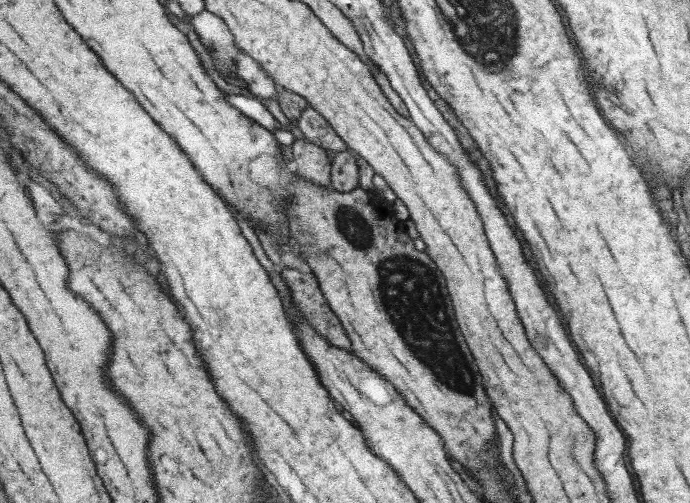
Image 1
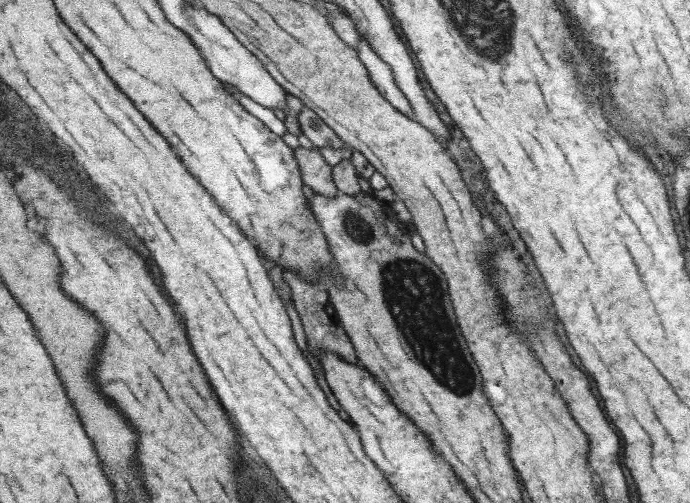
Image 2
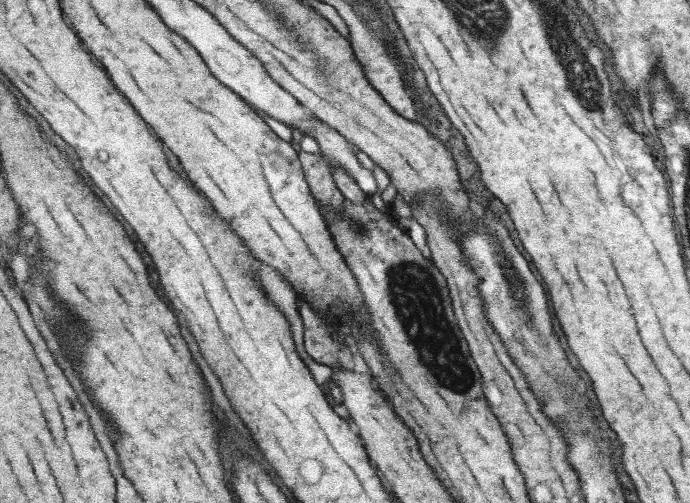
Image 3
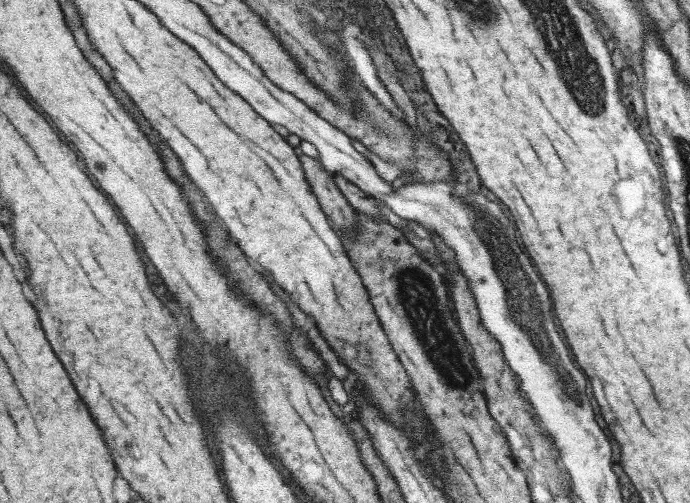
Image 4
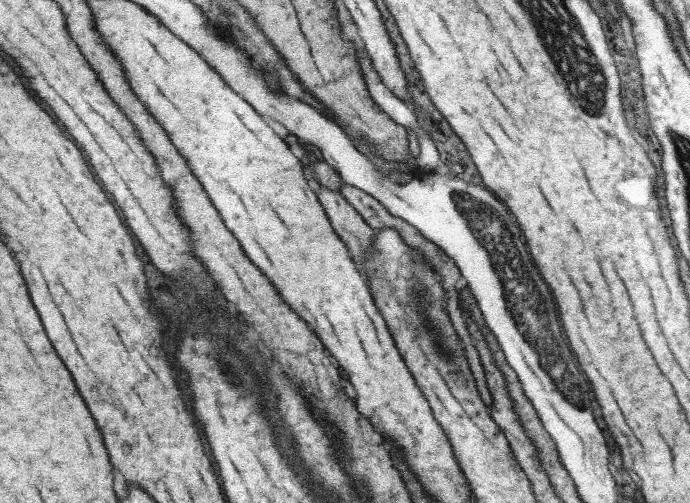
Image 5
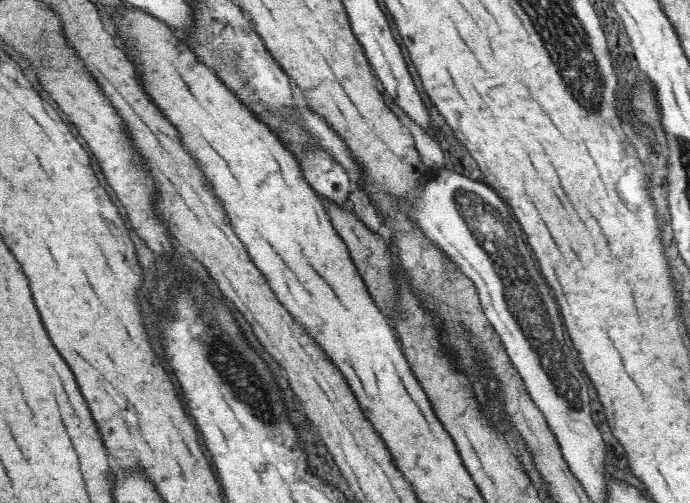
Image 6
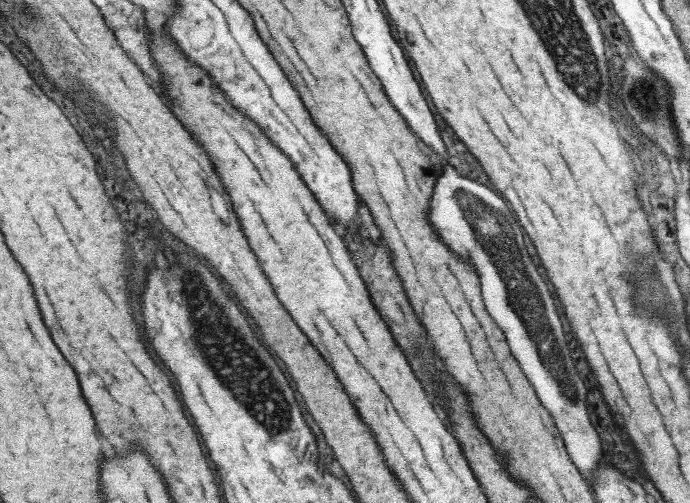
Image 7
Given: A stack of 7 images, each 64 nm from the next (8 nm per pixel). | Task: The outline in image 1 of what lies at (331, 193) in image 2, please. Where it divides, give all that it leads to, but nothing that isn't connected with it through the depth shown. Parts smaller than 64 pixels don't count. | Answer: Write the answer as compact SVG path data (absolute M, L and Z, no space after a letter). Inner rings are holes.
M305 137L296 138L291 147L297 174L315 184L333 189L332 162L329 162L325 148L313 144Z

